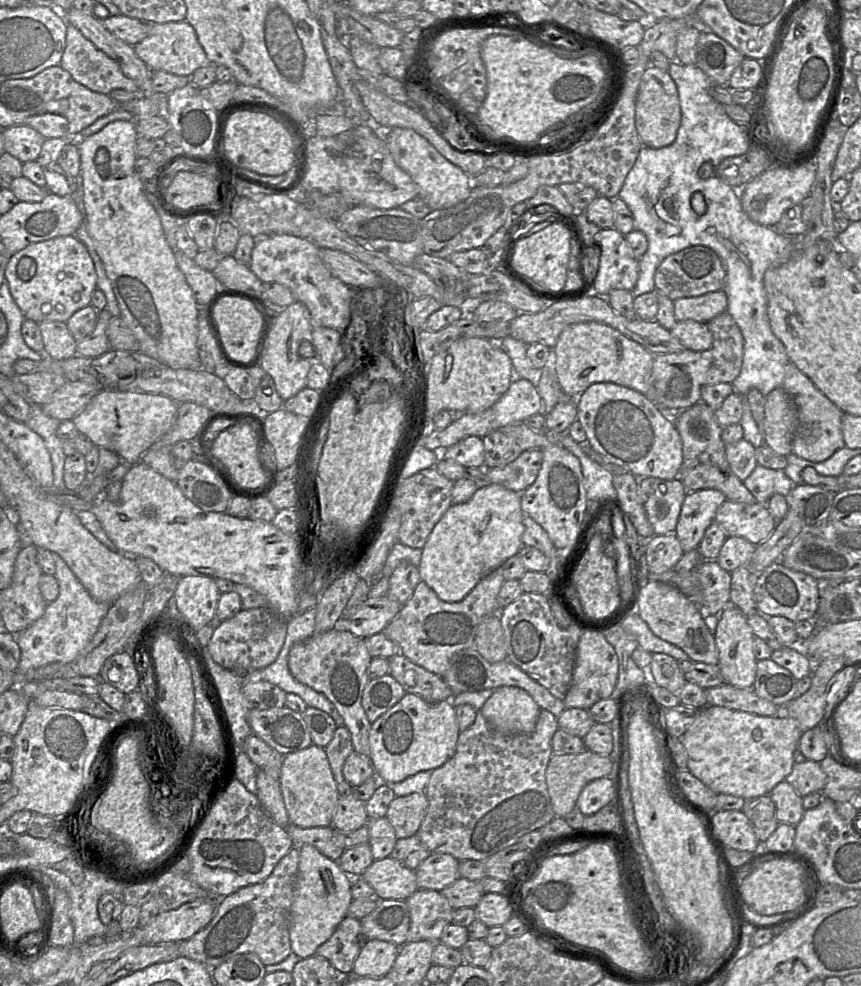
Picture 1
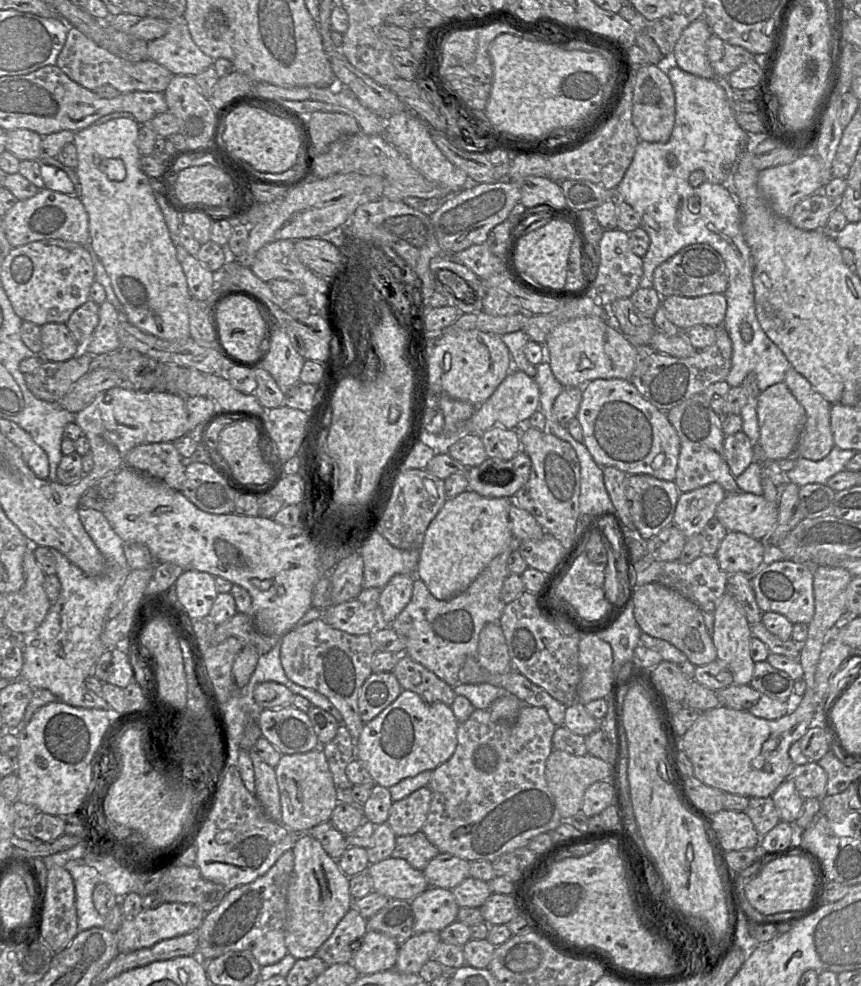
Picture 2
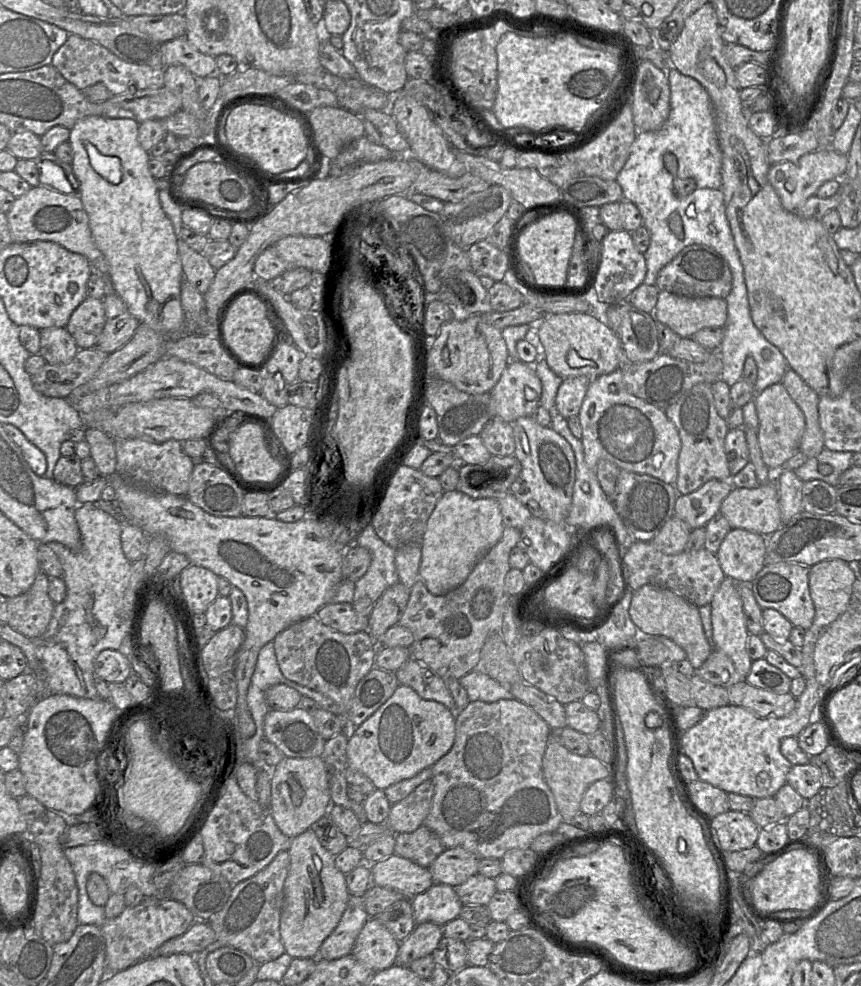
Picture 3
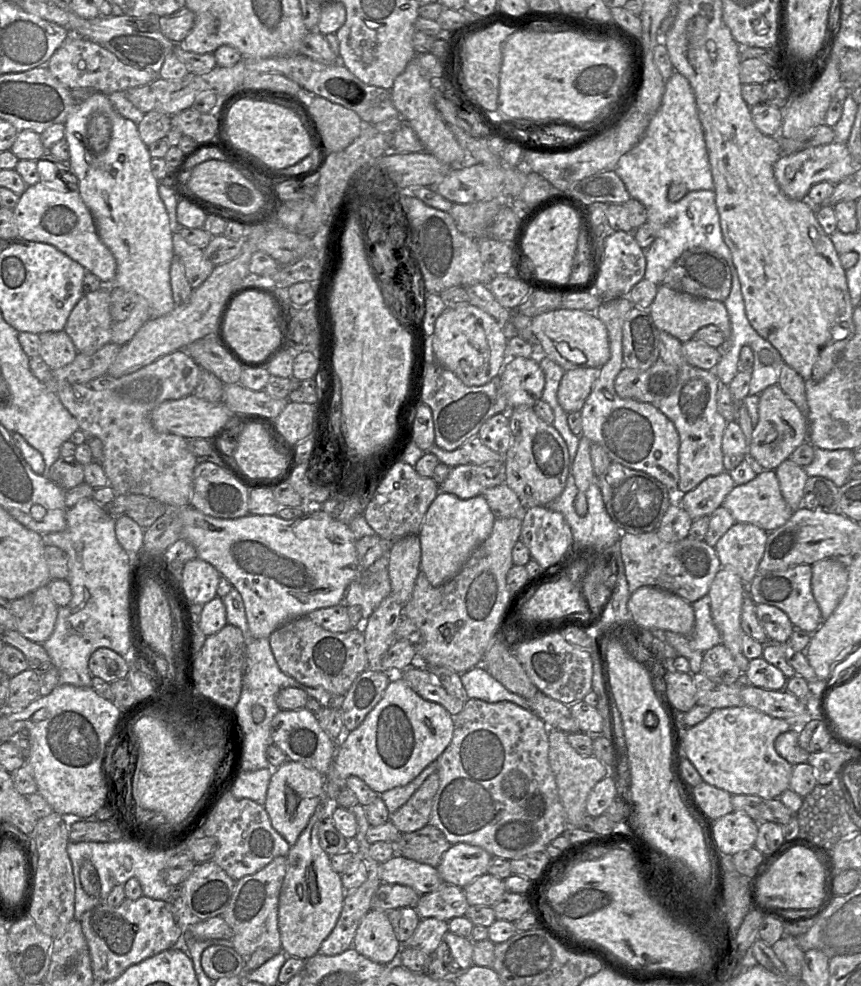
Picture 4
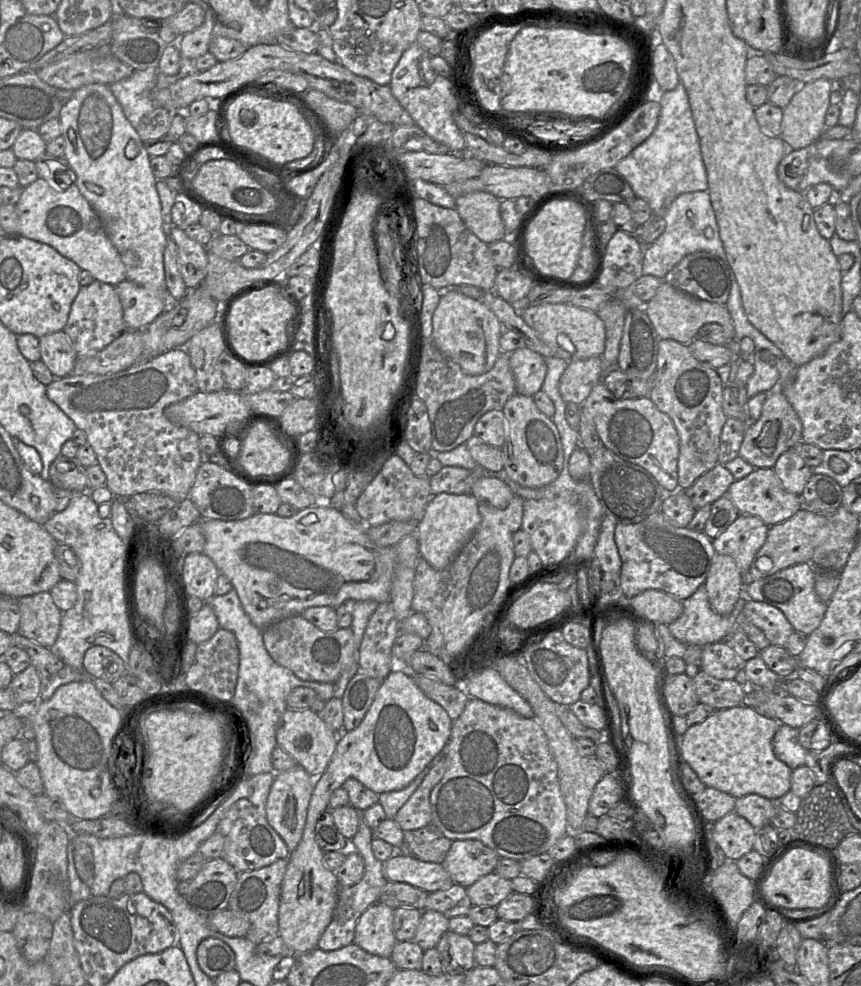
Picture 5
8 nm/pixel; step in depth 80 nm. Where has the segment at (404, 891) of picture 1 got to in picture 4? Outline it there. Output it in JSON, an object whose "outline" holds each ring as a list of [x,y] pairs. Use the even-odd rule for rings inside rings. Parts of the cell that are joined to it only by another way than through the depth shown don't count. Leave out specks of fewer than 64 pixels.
{"outline":[[[400,854],[380,863],[379,877],[382,883],[408,886],[420,895],[436,891],[444,884],[436,867]]]}

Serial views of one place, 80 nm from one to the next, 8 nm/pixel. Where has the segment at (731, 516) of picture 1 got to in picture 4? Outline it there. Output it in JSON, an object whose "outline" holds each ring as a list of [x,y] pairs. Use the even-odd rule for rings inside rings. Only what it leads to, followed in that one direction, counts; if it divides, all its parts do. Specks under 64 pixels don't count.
{"outline":[[[758,469],[754,479],[745,484],[735,485],[722,505],[729,510],[736,522],[754,524],[766,532],[785,524],[793,513],[783,498],[775,470]]]}

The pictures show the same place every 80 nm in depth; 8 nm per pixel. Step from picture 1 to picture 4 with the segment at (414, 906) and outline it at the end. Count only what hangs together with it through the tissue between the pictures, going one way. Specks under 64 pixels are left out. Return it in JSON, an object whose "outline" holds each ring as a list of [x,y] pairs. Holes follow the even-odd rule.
{"outline":[[[443,884],[439,889],[420,896],[415,907],[419,917],[450,921],[465,916],[469,904],[464,890],[452,884]]]}

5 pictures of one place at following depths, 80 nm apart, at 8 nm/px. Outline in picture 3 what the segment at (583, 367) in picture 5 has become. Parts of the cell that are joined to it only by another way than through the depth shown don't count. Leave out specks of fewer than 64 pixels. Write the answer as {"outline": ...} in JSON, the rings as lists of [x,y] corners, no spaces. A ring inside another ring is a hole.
{"outline":[[[586,376],[563,379],[557,391],[555,405],[564,418],[568,419],[579,414],[590,380]]]}

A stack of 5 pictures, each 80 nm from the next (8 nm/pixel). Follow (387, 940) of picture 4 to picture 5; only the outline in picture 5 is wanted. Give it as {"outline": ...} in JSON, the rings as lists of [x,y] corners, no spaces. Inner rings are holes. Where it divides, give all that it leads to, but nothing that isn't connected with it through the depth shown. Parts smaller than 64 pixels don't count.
{"outline":[[[377,902],[358,919],[353,943],[370,954],[390,958],[397,943],[393,923],[394,909]]]}

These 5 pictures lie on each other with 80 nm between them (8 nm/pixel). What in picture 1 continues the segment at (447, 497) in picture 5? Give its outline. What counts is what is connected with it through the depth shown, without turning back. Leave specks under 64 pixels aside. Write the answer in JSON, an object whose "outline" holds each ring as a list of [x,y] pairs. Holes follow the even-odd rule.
{"outline":[[[489,484],[477,489],[463,504],[451,505],[432,529],[424,547],[419,566],[420,578],[444,602],[460,602],[477,583],[492,571],[502,566],[510,557],[517,555],[522,544],[523,511],[521,493],[499,484]]]}

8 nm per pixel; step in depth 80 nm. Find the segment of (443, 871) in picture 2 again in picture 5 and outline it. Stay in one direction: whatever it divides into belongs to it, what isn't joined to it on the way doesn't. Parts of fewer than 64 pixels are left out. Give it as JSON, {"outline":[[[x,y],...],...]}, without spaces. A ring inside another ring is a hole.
{"outline":[[[455,840],[441,864],[455,884],[467,888],[493,872],[499,858],[479,840]]]}

